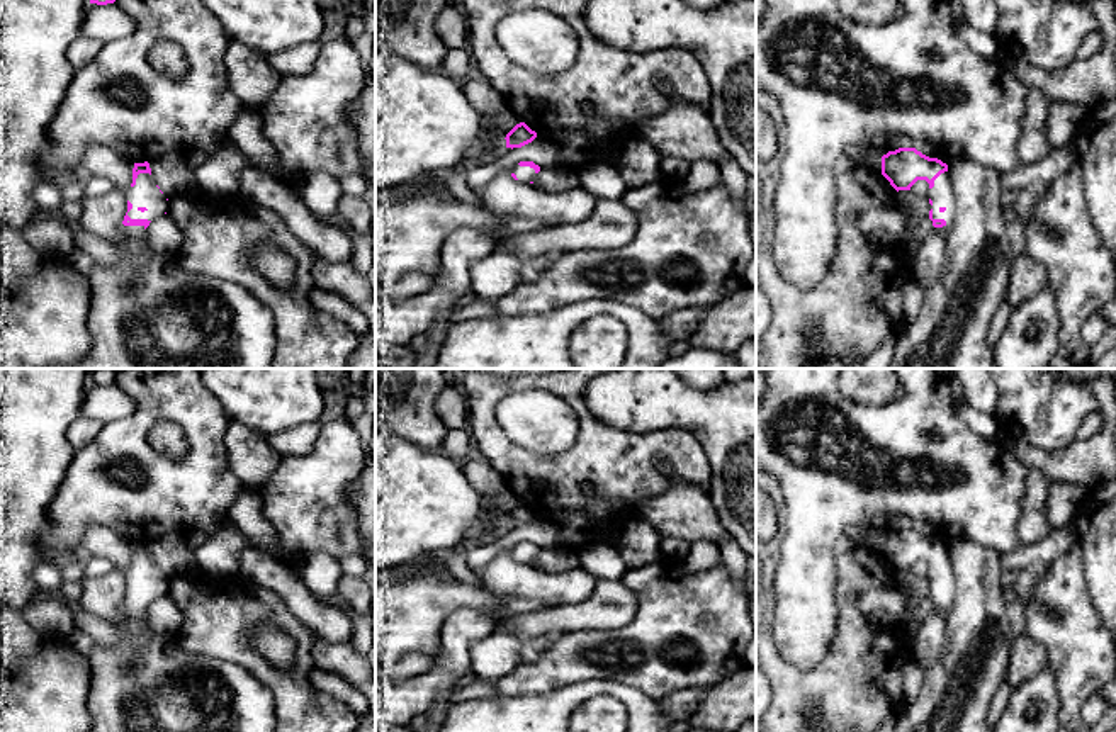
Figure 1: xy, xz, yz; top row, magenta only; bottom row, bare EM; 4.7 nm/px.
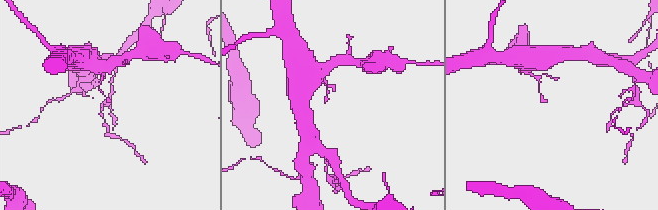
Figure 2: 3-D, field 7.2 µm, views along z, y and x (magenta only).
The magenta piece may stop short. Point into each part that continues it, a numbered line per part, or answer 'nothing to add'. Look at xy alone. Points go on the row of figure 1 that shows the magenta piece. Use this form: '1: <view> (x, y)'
1: xy (145, 194)

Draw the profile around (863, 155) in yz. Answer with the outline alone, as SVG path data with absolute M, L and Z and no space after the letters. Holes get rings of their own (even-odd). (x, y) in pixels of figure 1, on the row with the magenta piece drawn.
M848 146L844 156L865 166L870 165L875 158L878 158L878 153L868 146Z

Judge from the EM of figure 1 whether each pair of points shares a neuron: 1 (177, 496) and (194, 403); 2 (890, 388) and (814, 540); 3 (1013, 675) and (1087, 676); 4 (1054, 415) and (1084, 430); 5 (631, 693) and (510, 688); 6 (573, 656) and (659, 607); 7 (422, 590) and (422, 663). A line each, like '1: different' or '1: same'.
1: same
2: different
3: different
4: different
5: different
6: same
7: different

